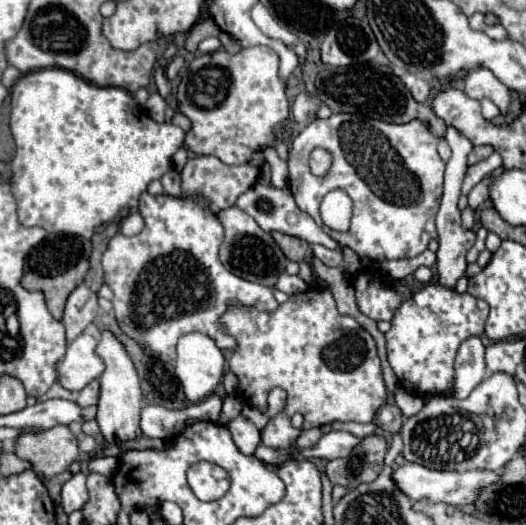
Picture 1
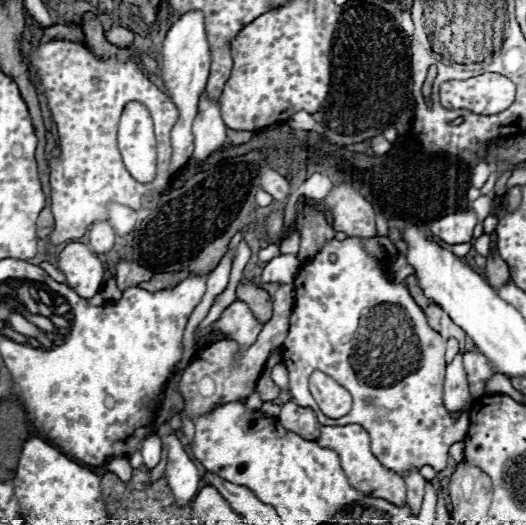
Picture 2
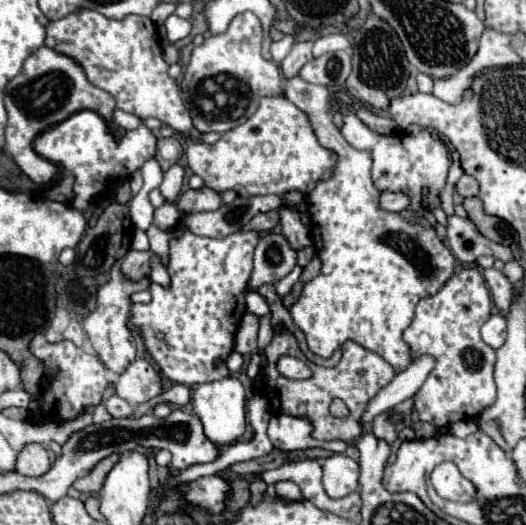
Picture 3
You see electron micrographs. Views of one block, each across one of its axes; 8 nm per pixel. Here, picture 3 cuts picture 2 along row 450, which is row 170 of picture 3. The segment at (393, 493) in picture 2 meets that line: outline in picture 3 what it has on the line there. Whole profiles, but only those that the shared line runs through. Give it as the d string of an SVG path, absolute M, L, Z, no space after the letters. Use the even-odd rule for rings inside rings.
M294 76L286 80L284 96L310 116L312 128L320 144L338 154L338 164L332 178L328 178L326 182L318 182L318 186L308 194L310 236L322 260L322 270L320 276L316 276L304 286L300 300L290 308L292 320L304 332L310 352L322 358L330 358L346 340L354 340L366 350L382 356L396 372L402 372L412 360L410 346L404 342L402 332L410 326L416 304L422 298L434 296L454 274L456 258L436 236L434 228L424 228L418 222L408 222L400 214L380 208L380 190L374 186L370 176L372 156L366 150L356 150L348 146L340 130L332 124L334 112L328 106L328 98L332 94L326 86L308 84L302 78Z

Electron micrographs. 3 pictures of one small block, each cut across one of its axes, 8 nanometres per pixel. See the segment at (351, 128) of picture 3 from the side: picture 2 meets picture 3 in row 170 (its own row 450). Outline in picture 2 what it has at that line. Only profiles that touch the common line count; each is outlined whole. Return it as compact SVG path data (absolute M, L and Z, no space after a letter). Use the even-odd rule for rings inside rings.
M348 236L346 240L328 240L320 248L320 252L302 266L294 280L296 302L290 316L290 332L282 344L282 362L286 364L290 374L290 394L298 406L312 408L324 426L360 424L370 434L374 456L390 470L404 474L404 470L412 466L422 468L430 464L436 472L440 472L448 464L448 448L465 439L470 424L468 412L463 412L455 420L442 404L446 340L436 330L432 330L426 314L410 296L408 286L404 282L392 282L386 260L370 256L364 250L364 240L366 238L360 236ZM382 304L388 306L388 346L384 346L388 352L364 352L374 348L374 344L384 344L384 328L380 334L380 314L376 314L376 318L370 320L370 312L376 312L374 308L380 308ZM358 330L360 334L354 336ZM316 370L332 376L340 386L344 386L352 394L354 404L348 416L328 418L322 414L316 400L308 392L308 378ZM368 398L374 398L372 404L366 404Z

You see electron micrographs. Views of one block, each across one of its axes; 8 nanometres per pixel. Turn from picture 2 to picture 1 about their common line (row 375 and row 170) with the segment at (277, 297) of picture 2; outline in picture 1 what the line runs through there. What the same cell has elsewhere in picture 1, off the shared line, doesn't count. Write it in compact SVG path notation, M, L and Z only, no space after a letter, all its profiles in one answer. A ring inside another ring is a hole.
M196 156L196 158L190 158L182 170L182 196L184 198L192 198L192 196L204 198L208 202L208 208L214 214L218 214L220 210L232 206L242 192L254 186L258 176L260 176L260 168L252 164L226 166L214 156Z

